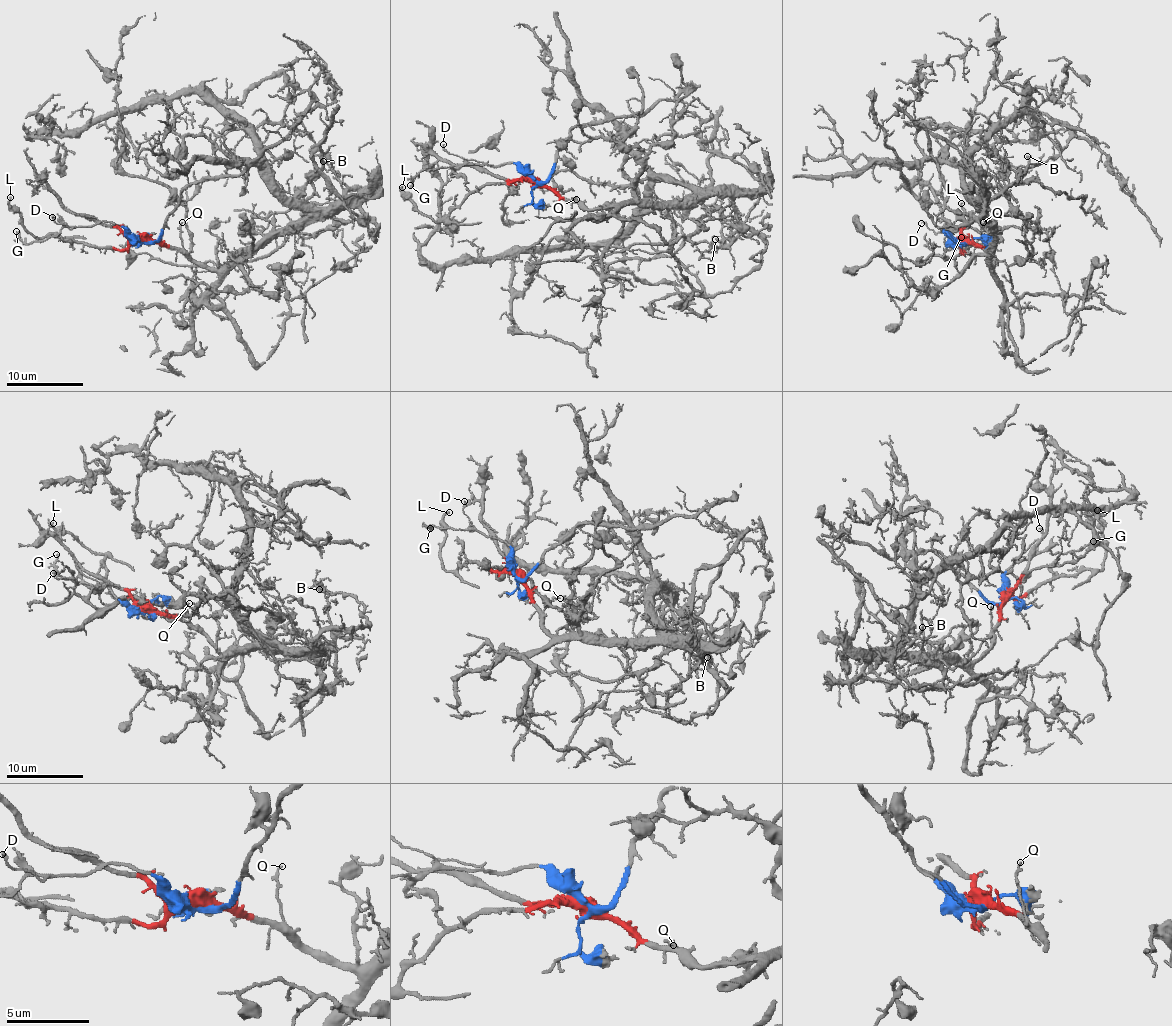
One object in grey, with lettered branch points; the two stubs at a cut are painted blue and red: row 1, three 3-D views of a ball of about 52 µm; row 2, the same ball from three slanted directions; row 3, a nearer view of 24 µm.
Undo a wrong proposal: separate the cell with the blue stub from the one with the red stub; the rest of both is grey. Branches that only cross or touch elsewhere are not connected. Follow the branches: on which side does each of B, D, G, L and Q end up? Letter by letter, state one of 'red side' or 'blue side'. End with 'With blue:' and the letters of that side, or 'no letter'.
B: red side
D: blue side
G: blue side
L: red side
Q: red side
With blue: D, G

